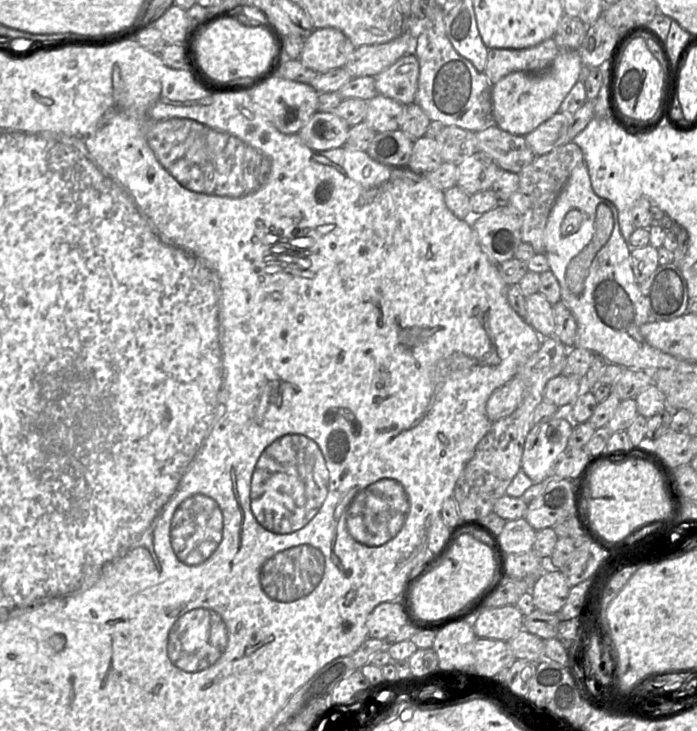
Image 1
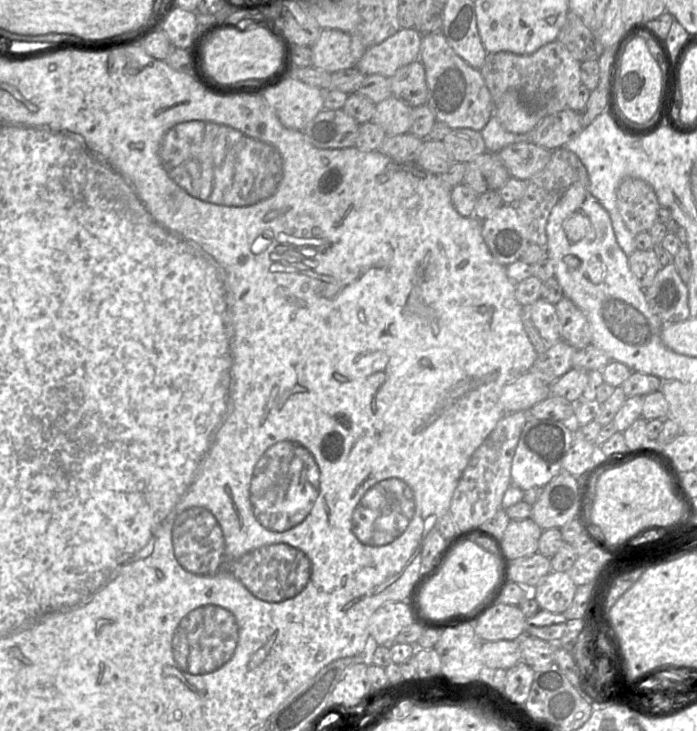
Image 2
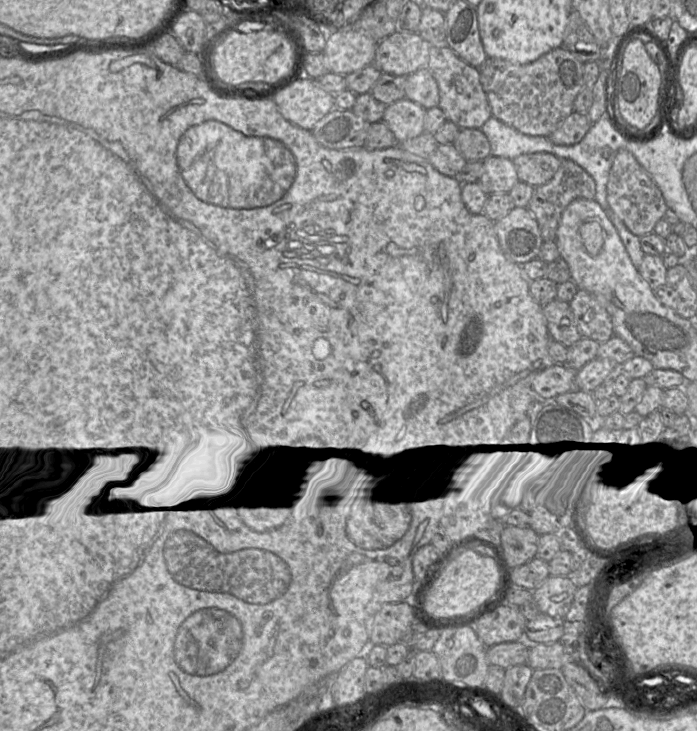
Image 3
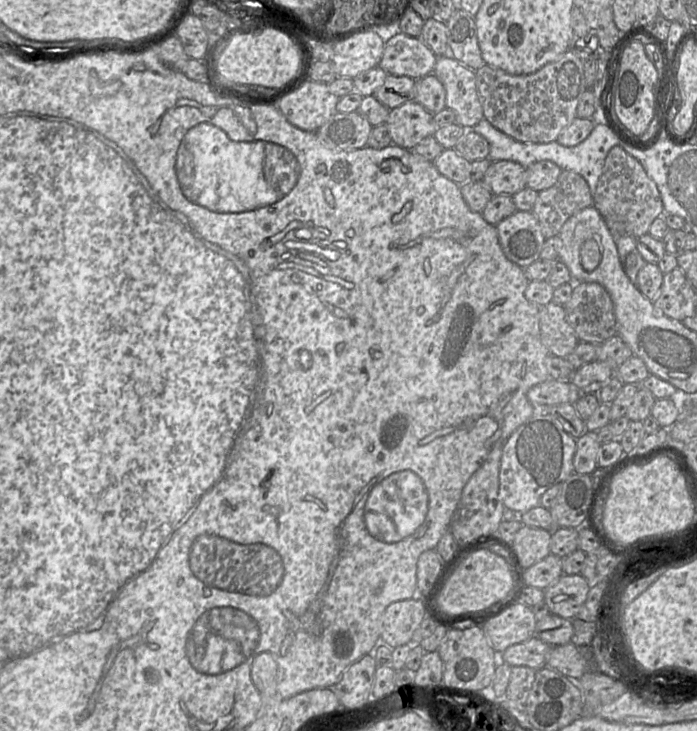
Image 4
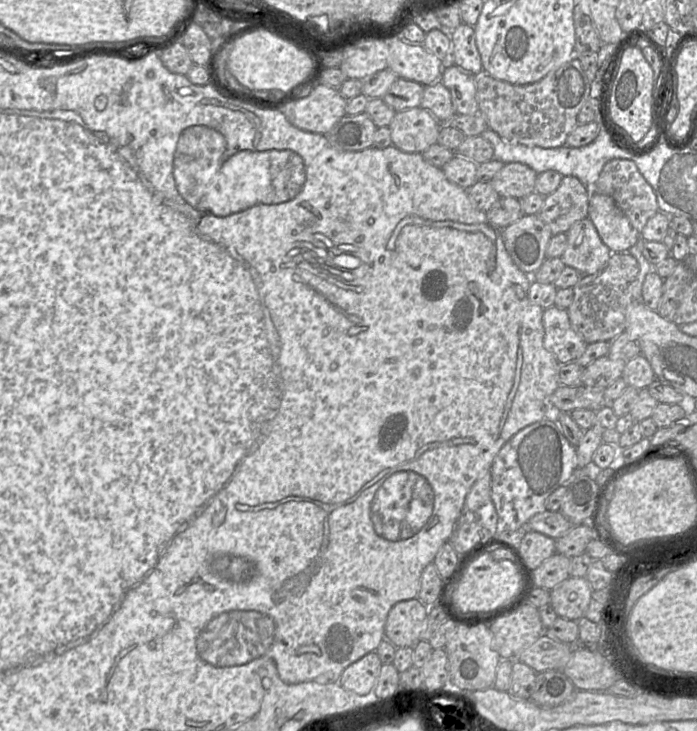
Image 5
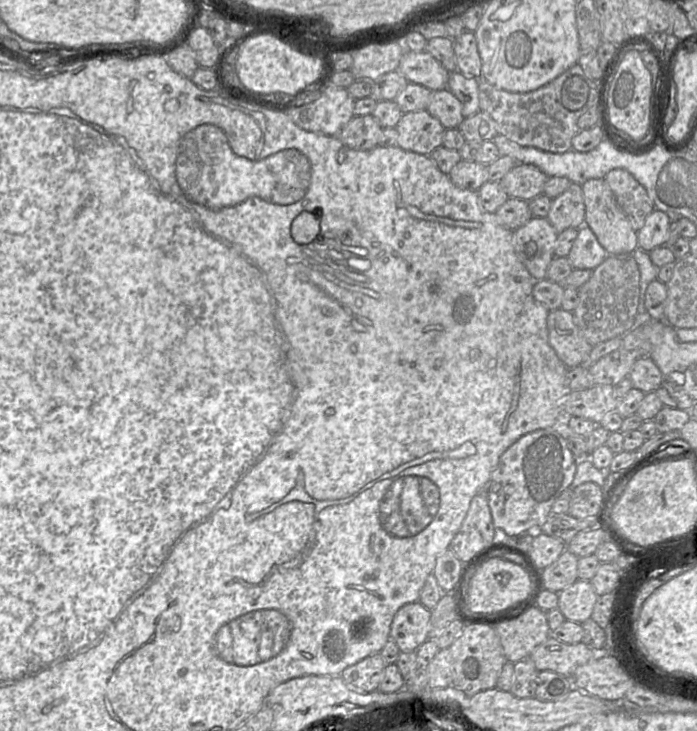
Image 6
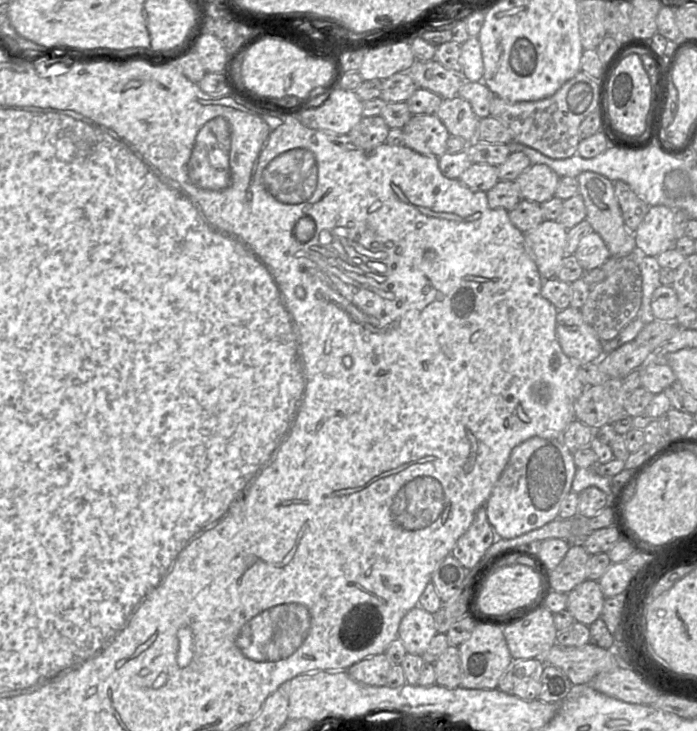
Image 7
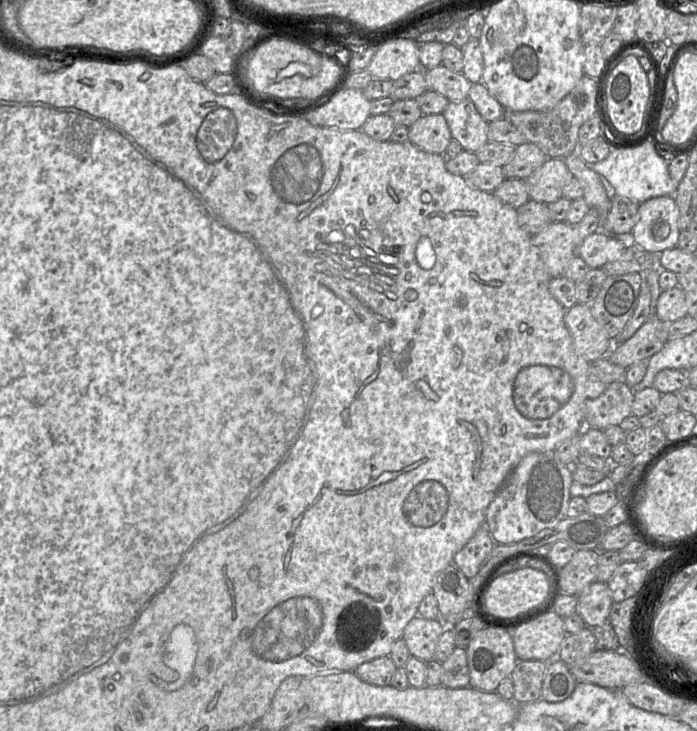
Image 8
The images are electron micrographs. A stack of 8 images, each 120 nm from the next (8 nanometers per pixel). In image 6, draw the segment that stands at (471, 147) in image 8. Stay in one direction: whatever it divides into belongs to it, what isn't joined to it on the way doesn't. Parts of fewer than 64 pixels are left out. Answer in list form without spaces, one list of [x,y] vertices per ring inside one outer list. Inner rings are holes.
[[[448,88],[432,91],[427,110],[446,129],[458,128],[464,120],[463,105]]]

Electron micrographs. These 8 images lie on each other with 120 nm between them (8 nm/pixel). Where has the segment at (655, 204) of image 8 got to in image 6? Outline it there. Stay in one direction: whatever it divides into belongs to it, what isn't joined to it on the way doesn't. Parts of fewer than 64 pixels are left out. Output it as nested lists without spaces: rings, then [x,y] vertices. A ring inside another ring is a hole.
[[[658,209],[647,217],[644,226],[637,232],[638,247],[650,252],[656,247],[667,244],[671,217]]]

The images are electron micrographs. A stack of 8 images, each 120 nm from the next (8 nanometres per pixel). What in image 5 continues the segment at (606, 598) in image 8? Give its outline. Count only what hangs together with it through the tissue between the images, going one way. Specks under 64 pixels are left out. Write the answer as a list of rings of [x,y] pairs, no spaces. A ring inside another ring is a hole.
[[[568,577],[550,590],[550,605],[559,617],[579,620],[591,600],[592,587],[586,577]]]

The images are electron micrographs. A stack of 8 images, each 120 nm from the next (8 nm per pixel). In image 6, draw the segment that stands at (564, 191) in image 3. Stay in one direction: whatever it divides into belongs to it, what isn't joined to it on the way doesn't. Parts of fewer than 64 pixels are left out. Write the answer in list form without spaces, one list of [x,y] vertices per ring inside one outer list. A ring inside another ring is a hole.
[[[571,183],[565,192],[552,199],[547,219],[558,233],[568,228],[582,227],[585,224],[582,186]]]

